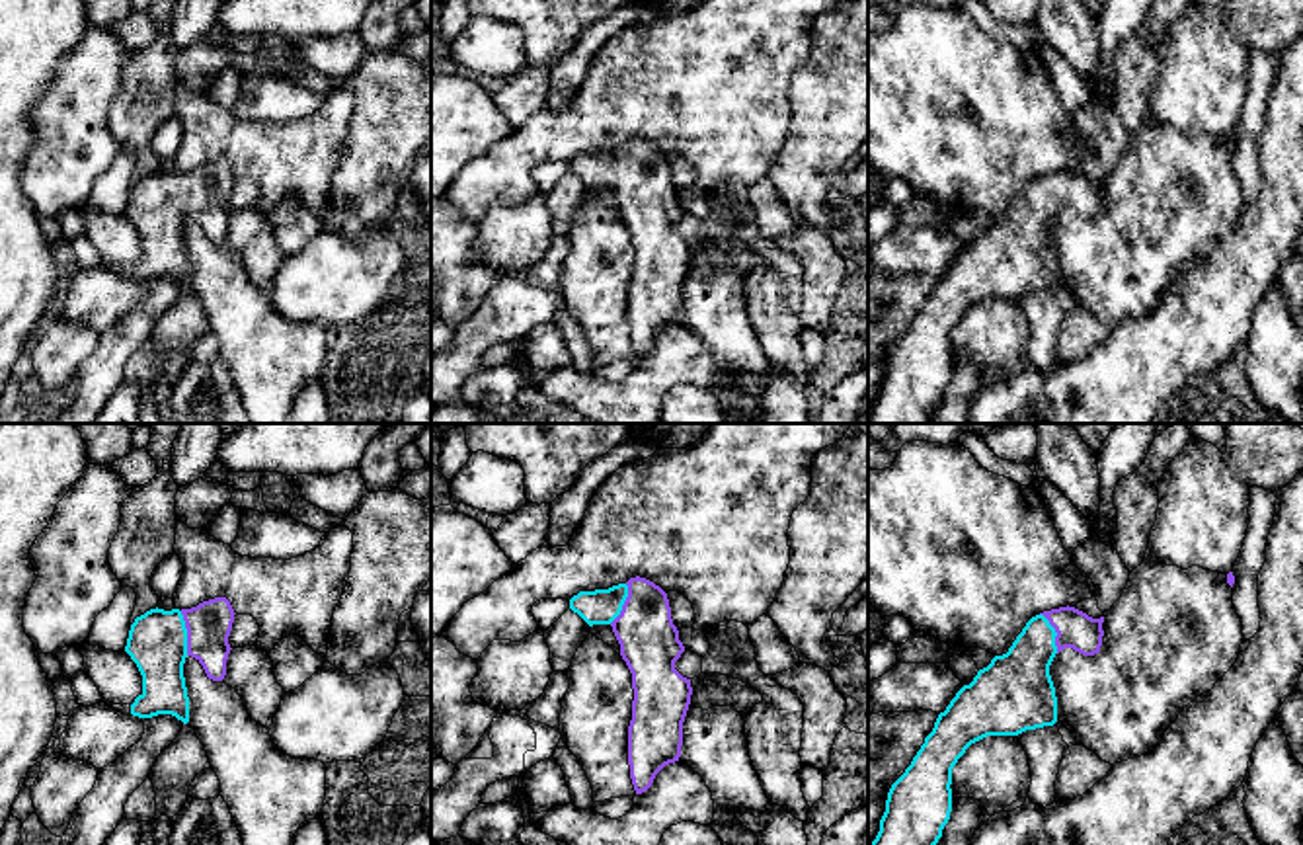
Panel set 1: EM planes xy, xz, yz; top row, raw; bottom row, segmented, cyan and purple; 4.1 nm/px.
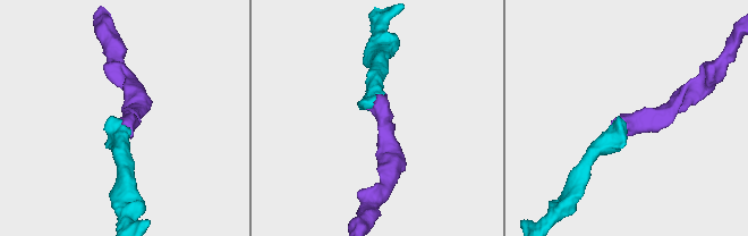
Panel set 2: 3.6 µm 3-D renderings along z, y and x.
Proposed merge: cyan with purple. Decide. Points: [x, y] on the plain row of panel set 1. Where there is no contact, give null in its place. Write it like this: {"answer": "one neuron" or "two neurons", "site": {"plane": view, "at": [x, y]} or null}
{"answer": "one neuron", "site": {"plane": "xy", "at": [186, 196]}}

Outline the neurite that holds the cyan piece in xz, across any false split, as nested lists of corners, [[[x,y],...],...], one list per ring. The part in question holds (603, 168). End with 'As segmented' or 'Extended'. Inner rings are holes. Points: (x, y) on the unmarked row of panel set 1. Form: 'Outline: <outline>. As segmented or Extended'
Outline: [[[636,139],[609,152],[579,154],[570,172],[589,189],[612,189],[632,236],[628,328],[634,353],[642,357],[665,328],[679,324],[692,258],[691,242],[675,232],[685,209],[667,156]]]. Extended

